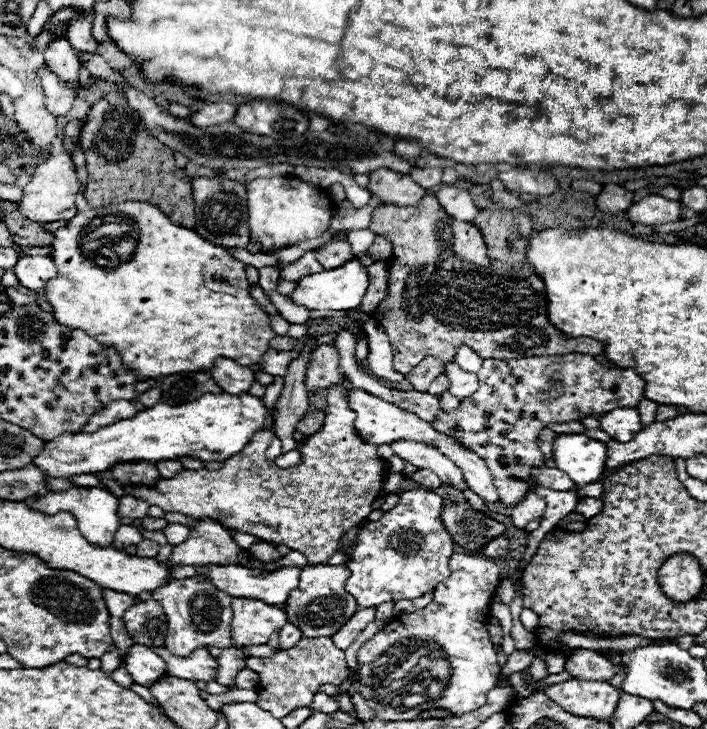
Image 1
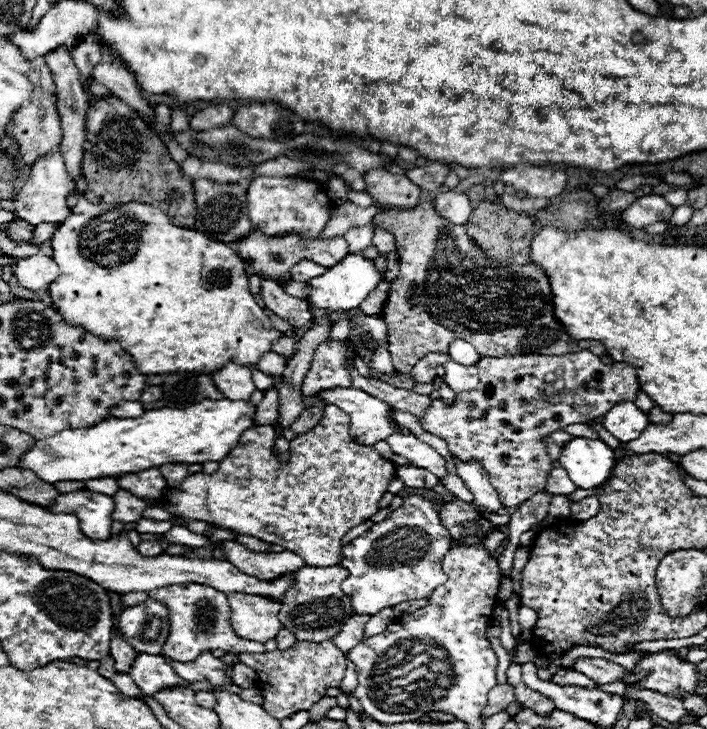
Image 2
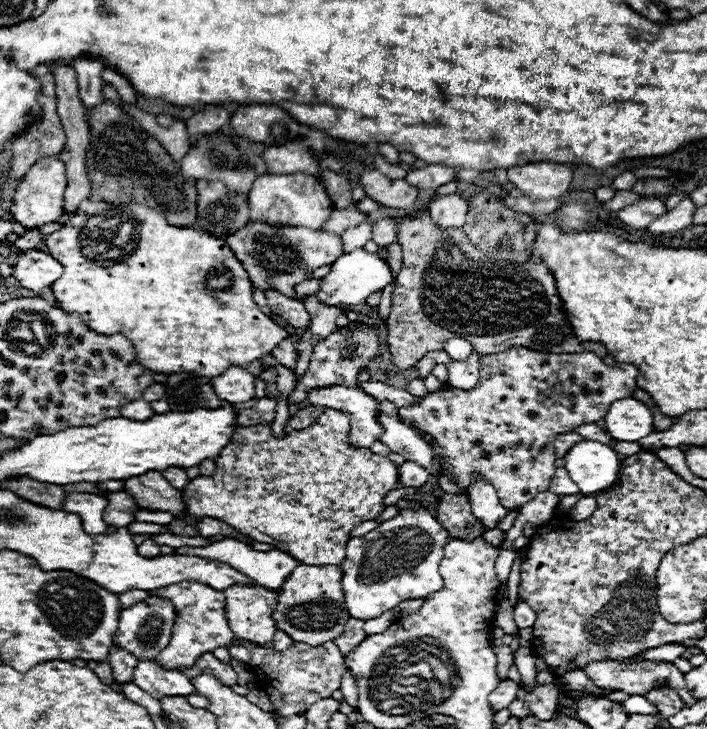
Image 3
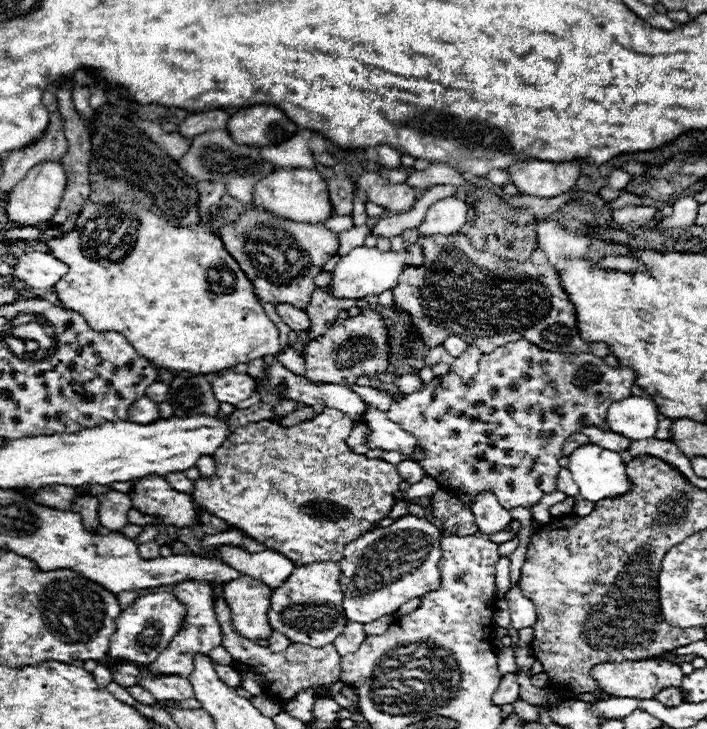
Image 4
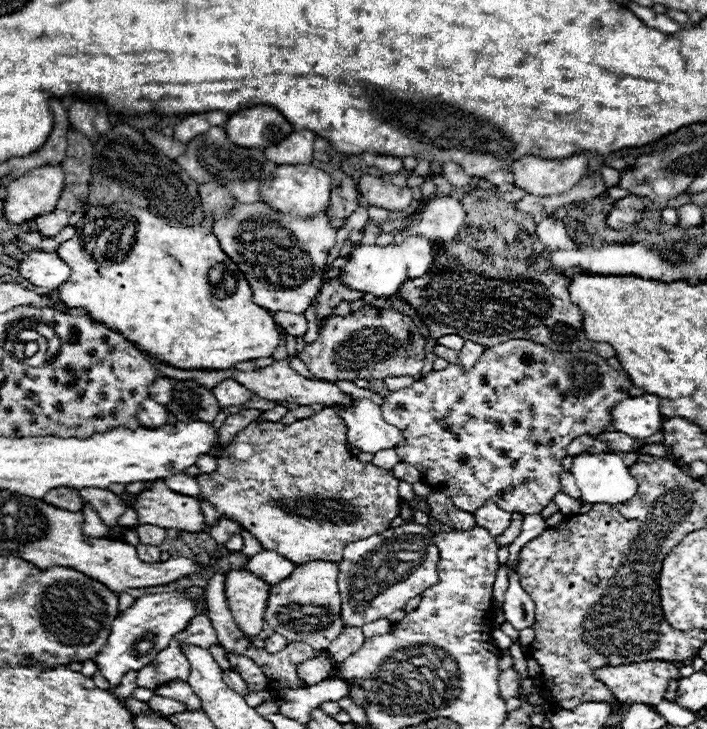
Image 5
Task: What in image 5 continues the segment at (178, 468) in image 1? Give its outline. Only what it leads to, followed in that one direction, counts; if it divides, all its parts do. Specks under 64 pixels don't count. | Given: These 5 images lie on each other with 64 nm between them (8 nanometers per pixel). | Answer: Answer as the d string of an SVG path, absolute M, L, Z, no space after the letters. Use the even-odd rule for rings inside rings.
M176 474L176 478L168 478L166 486L176 492L176 494L184 494L184 496L200 496L200 484L196 478L190 478L186 474Z

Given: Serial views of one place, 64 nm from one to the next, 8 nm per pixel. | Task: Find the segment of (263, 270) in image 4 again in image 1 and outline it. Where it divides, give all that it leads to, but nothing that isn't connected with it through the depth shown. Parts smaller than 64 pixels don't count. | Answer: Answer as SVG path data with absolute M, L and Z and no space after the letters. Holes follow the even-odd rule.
M330 240L316 248L316 258L324 268L336 268L350 260L354 254L350 250L350 244L346 240Z

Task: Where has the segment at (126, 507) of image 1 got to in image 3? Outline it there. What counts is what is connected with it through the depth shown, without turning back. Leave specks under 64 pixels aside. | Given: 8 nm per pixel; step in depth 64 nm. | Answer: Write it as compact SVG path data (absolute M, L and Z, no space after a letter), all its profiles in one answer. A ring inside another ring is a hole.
M110 492L108 494L108 508L104 510L104 522L114 528L124 528L134 522L134 512L140 510L134 498L126 492Z

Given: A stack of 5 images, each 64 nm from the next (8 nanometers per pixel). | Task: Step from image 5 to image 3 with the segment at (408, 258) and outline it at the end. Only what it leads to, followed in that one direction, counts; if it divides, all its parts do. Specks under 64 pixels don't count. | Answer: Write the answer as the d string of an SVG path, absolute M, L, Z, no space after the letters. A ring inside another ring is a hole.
M356 248L350 254L342 254L334 262L330 274L322 278L322 286L320 286L318 294L320 294L322 302L354 306L354 304L364 302L370 294L384 290L390 282L394 282L394 278L392 278L392 270L388 266L388 260L380 258L378 254L366 252L364 248Z

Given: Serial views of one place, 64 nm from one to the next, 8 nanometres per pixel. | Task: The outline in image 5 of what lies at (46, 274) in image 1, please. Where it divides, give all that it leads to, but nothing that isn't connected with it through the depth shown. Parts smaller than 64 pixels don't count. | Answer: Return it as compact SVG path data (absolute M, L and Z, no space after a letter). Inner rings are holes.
M34 250L20 262L18 272L34 286L58 290L72 274L70 266L56 252Z

